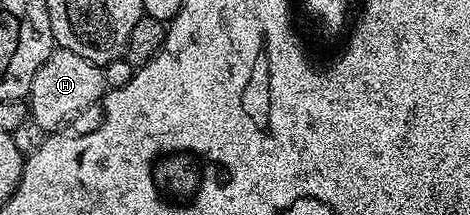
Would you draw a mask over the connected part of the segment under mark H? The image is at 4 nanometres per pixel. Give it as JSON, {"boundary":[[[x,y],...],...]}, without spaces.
{"boundary":[[[54,49],[53,54],[35,72],[35,80],[27,95],[27,110],[32,122],[46,132],[57,132],[62,129],[64,122],[72,120],[76,114],[84,112],[88,106],[102,101],[107,87],[104,69],[91,60],[83,60],[83,56],[75,56],[70,50]]]}

